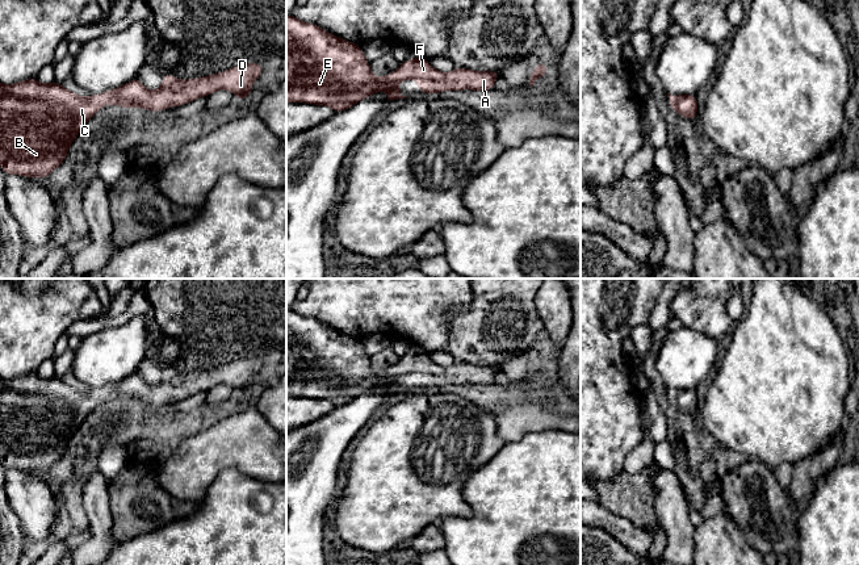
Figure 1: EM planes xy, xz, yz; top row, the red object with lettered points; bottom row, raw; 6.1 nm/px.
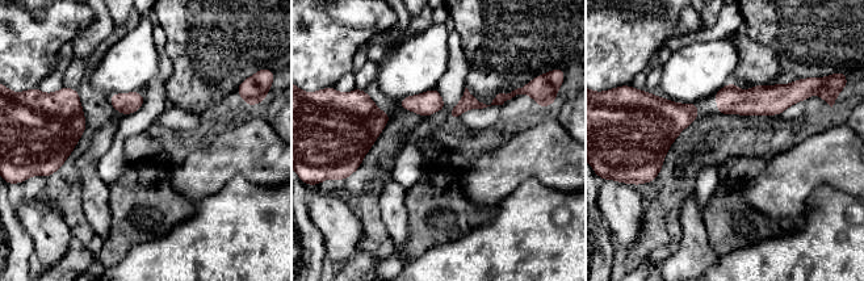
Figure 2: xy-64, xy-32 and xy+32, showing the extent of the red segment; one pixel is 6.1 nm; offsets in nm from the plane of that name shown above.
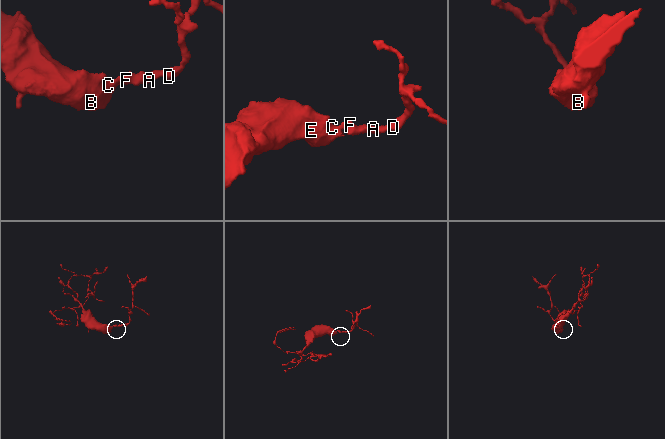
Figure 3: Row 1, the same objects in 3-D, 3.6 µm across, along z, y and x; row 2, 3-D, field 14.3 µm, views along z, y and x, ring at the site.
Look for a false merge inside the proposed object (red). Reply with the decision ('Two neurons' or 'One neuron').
One neuron

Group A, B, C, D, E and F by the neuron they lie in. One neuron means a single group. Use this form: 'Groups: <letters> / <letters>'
Groups: A B C D E F

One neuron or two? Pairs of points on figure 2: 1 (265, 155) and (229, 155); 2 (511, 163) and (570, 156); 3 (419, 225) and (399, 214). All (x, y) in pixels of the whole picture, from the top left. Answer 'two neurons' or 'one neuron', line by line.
1: one neuron
2: one neuron
3: two neurons

